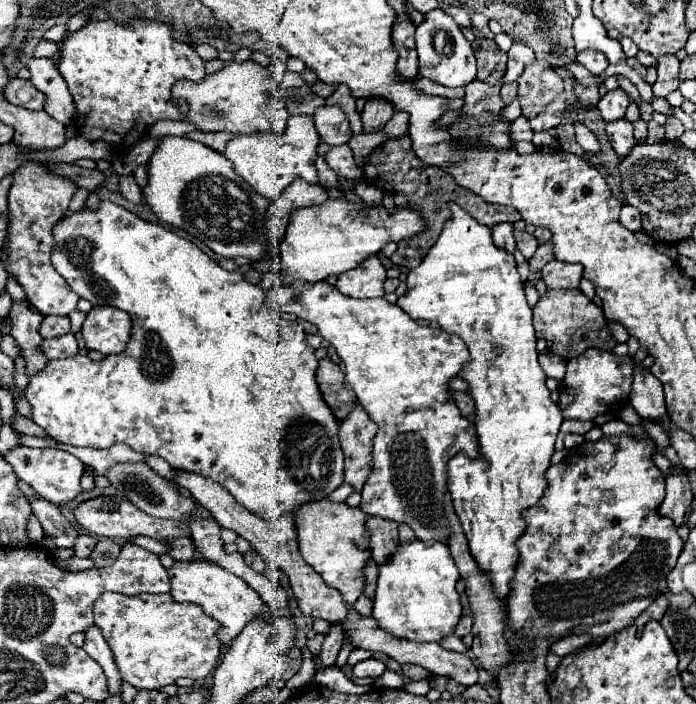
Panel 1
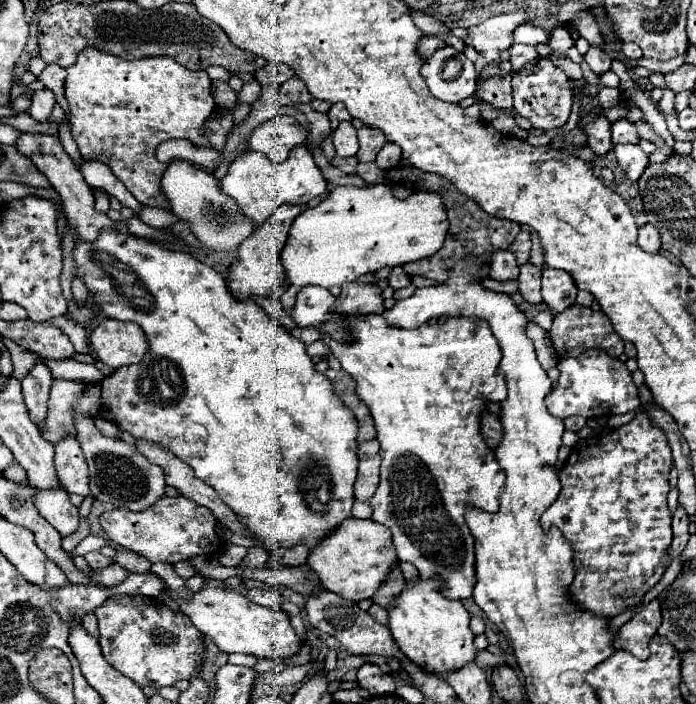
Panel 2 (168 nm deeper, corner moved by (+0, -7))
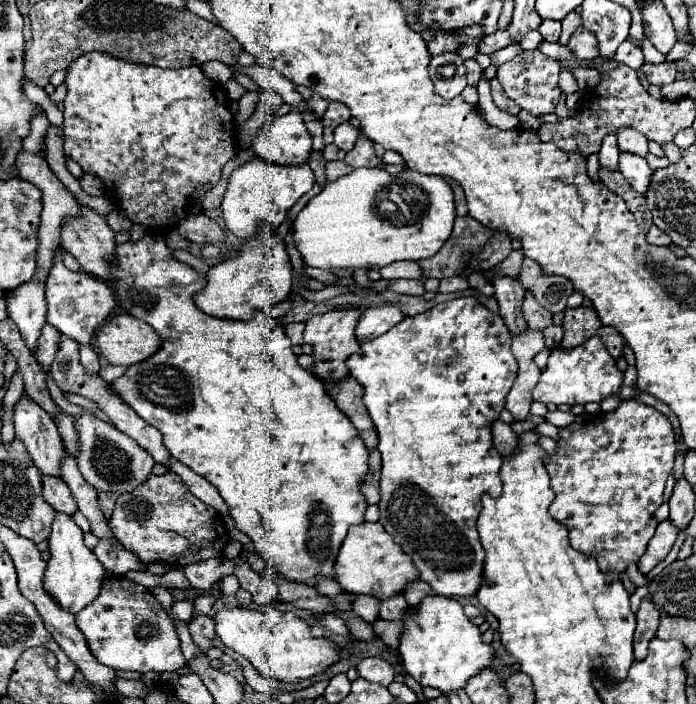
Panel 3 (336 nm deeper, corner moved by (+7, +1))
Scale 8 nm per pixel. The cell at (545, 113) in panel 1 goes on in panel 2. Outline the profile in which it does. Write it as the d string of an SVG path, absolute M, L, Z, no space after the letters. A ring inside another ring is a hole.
M537 57L535 61L529 61L523 65L523 69L511 73L511 87L513 87L513 107L521 117L527 117L533 127L541 133L557 129L565 125L571 113L573 93L569 85L569 77L555 67L547 57Z

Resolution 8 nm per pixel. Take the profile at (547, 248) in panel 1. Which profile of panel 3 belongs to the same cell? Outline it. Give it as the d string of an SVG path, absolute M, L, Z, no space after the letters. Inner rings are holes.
M526 291L524 301L522 301L522 313L528 325L532 325L532 329L544 329L546 325L552 323L552 313L548 313L542 305L538 305L538 301L532 297L530 291Z

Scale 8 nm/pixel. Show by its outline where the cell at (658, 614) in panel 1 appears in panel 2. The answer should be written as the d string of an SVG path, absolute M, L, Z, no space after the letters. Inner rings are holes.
M653 599L639 613L635 613L629 623L625 623L619 629L615 647L627 649L629 653L633 653L639 659L647 659L649 641L651 641L651 637L655 637L659 625L661 625L661 609L659 609L659 601Z

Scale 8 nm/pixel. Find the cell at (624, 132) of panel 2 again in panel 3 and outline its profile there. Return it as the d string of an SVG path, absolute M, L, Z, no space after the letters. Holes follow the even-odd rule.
M622 127L616 131L616 137L618 137L618 147L620 151L630 151L630 153L636 153L640 157L646 157L648 153L648 147L646 147L646 139L632 127Z

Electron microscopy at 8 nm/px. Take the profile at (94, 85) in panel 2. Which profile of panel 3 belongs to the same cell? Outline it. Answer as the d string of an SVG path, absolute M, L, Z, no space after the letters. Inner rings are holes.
M92 51L92 53L82 53L68 69L66 69L66 79L64 85L68 89L66 99L64 99L64 151L66 155L70 155L82 169L84 173L92 173L96 177L100 177L104 181L104 189L106 195L114 201L118 201L118 207L124 209L124 213L128 215L128 219L132 223L140 223L144 225L150 233L158 233L158 235L166 235L174 229L174 225L186 217L186 205L188 199L194 191L194 187L202 185L202 183L210 183L216 185L222 173L222 165L226 161L232 159L232 155L236 153L236 133L234 133L234 117L230 111L226 111L226 107L218 101L216 97L216 83L212 79L208 79L200 67L192 65L192 67L184 67L184 69L160 69L154 65L144 65L144 63L132 63L126 59L118 59L112 57L108 53L100 53L100 51Z

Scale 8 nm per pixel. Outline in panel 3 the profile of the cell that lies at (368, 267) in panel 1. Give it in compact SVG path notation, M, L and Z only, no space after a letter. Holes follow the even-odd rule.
M338 307L328 313L314 315L306 321L304 341L314 347L314 357L316 357L316 367L312 369L314 375L318 375L324 381L338 381L340 377L348 375L348 369L344 365L346 357L350 357L352 353L360 353L360 345L354 335L360 315L362 315L360 307Z

